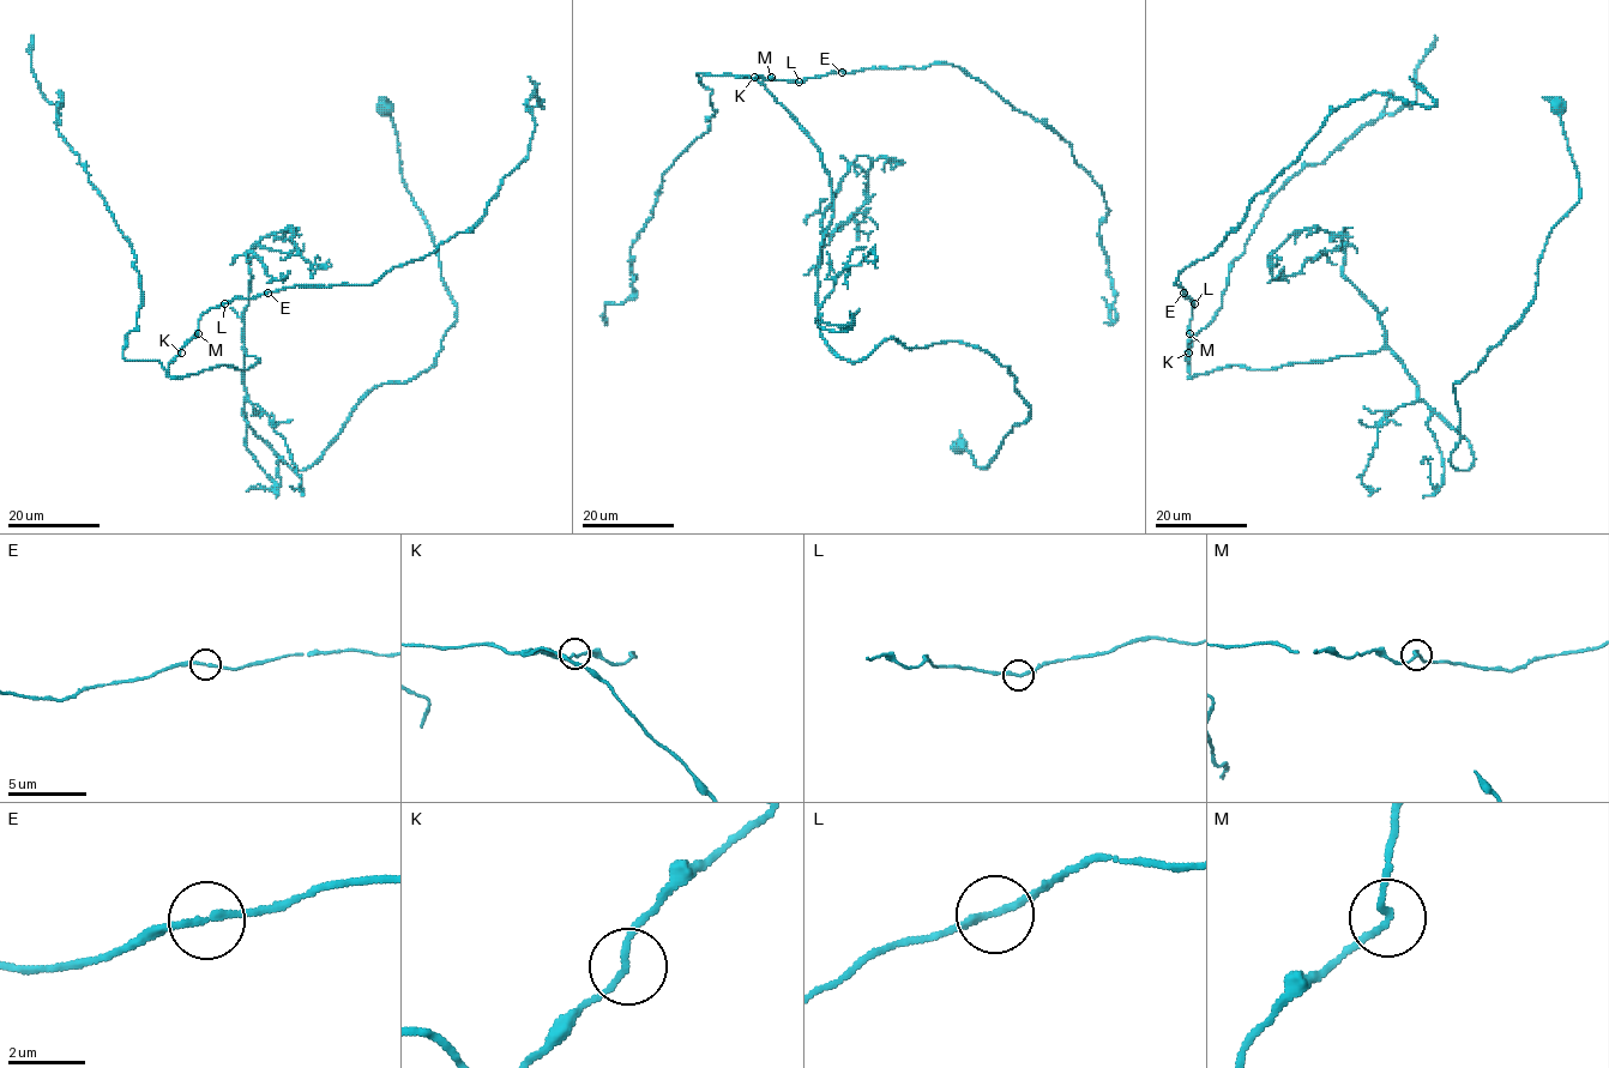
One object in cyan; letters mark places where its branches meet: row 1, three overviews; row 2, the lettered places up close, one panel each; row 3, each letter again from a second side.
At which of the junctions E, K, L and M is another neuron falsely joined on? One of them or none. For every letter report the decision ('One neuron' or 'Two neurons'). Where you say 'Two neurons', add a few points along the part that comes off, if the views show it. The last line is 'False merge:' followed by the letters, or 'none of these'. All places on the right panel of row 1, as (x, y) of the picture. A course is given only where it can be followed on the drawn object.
E: One neuron
K: One neuron
L: One neuron
M: One neuron
False merge: none of these

